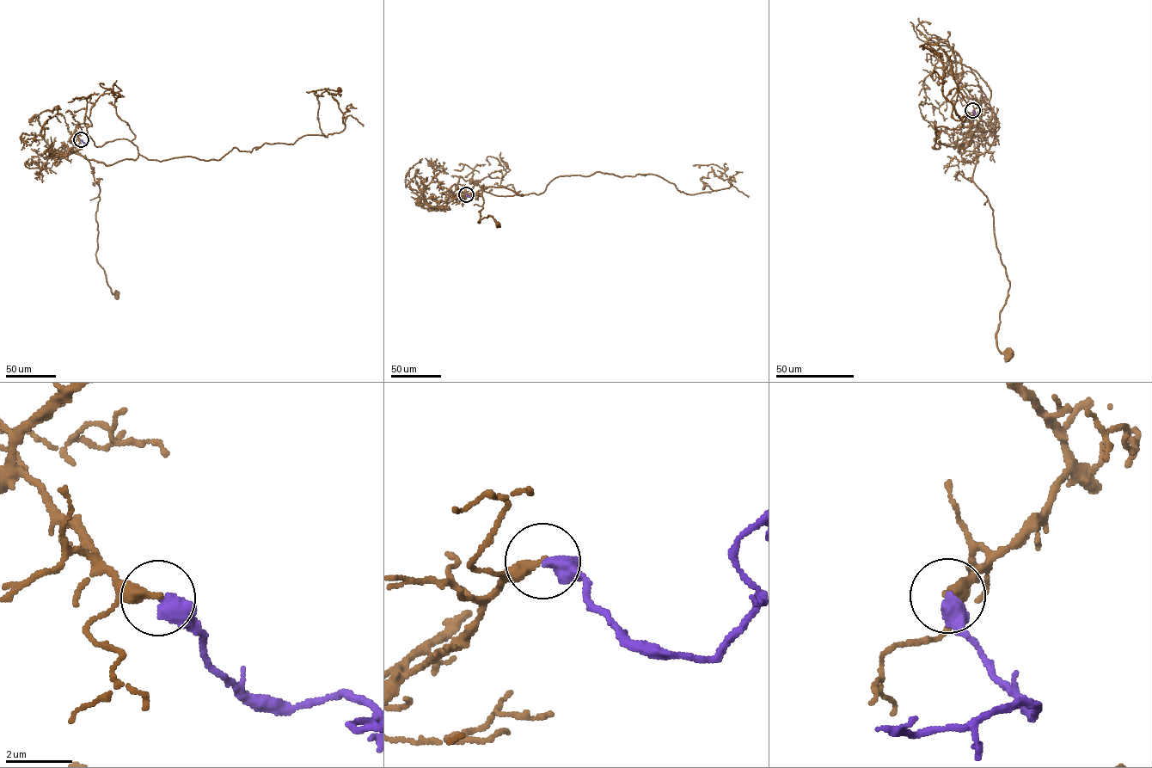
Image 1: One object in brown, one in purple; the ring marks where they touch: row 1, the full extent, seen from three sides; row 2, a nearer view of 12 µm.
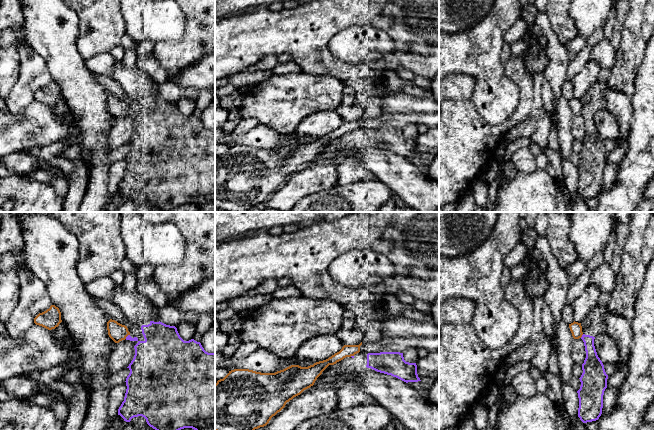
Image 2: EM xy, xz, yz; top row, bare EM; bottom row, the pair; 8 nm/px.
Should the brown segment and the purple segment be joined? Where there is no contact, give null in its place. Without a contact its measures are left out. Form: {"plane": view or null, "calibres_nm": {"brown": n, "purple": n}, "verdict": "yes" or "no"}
{"plane": "xy", "calibres_nm": {"brown": 150, "purple": 260}, "verdict": "no"}

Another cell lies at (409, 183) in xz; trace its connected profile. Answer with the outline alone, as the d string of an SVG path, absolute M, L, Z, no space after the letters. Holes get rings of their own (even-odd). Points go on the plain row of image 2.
M329 141L317 154L314 161L340 161L341 159L353 156L357 158L373 177L384 182L405 206L413 208L418 212L439 212L439 183L430 181L424 170L410 163L406 158L377 148L365 143L361 148L344 148L336 150L333 147L334 141Z

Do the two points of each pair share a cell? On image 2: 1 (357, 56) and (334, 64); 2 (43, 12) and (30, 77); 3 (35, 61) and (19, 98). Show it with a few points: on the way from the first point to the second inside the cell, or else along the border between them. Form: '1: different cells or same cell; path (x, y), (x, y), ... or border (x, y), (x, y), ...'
1: different cells; border (328, 43), (328, 48), (335, 55), (350, 63)
2: different cells; border (29, 45), (44, 59), (48, 72)
3: same cell; path (33, 70), (24, 89)

